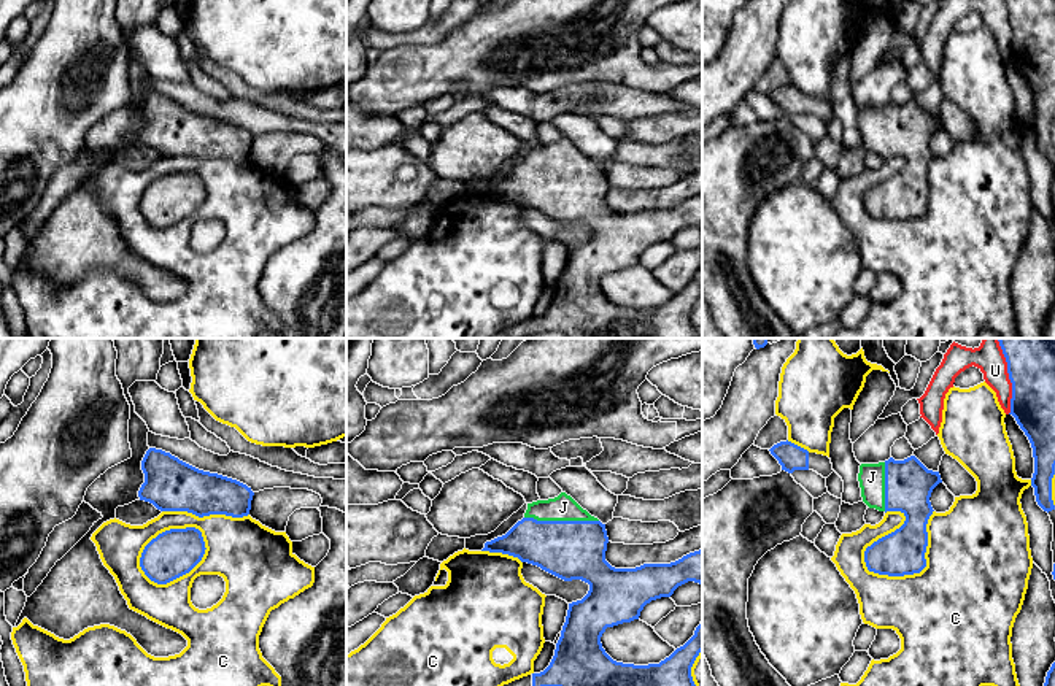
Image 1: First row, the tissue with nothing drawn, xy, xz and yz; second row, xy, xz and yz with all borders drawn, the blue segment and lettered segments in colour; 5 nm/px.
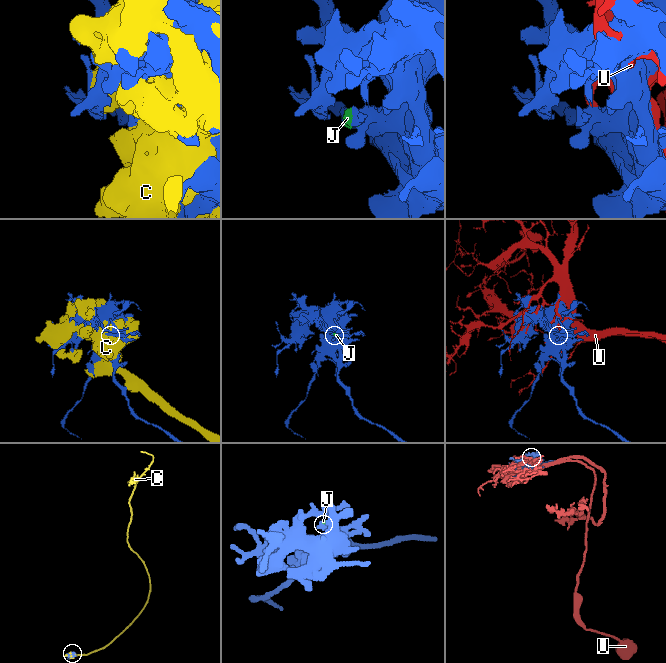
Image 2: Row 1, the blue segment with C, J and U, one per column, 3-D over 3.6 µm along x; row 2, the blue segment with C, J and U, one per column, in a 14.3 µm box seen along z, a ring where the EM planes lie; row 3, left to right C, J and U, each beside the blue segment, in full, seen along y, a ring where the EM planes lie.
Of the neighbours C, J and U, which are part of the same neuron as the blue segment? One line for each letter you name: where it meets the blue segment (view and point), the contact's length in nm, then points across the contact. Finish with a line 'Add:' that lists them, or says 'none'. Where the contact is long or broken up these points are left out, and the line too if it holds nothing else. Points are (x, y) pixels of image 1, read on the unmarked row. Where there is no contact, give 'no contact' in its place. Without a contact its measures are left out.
J: contact xz (561, 165); length 380 nm
Add: J

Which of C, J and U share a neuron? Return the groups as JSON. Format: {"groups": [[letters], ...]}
{"groups": [["C"], ["J"], ["U"]]}

